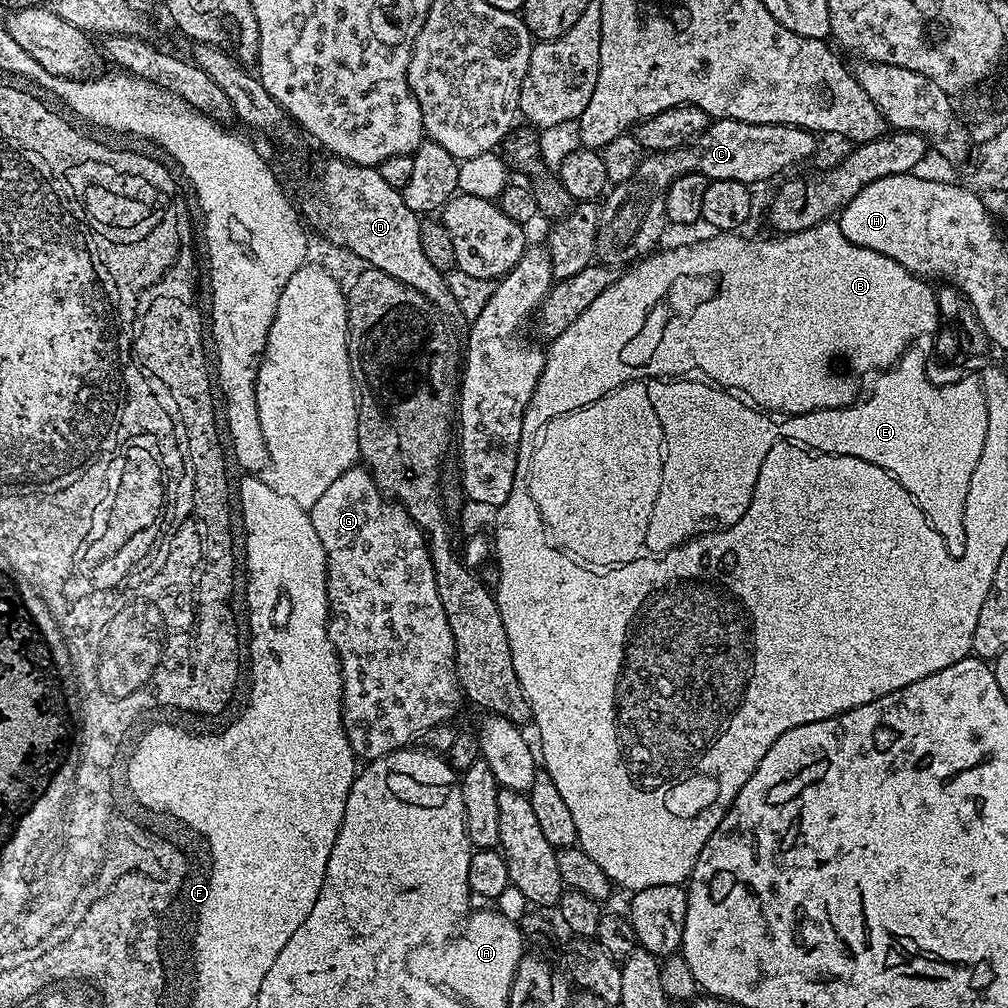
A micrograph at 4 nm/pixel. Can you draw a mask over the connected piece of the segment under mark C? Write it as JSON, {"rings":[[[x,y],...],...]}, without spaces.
{"rings":[[[713,119],[697,140],[685,144],[683,148],[645,155],[638,170],[634,170],[626,182],[611,185],[599,205],[595,259],[609,266],[628,266],[649,255],[659,245],[656,243],[666,229],[666,194],[673,182],[682,178],[682,174],[701,172],[709,182],[733,180],[756,186],[759,180],[768,180],[786,171],[791,164],[806,159],[815,150],[816,140],[817,137],[805,128],[789,124],[751,124],[741,120]]]}

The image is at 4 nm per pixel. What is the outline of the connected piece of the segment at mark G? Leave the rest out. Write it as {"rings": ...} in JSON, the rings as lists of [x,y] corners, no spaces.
{"rings":[[[354,466],[343,472],[330,484],[326,494],[322,494],[322,498],[318,498],[318,502],[314,502],[310,515],[314,534],[318,534],[318,539],[322,542],[322,550],[326,554],[328,563],[328,637],[332,645],[336,647],[336,653],[340,659],[340,673],[344,683],[342,705],[344,729],[357,757],[361,761],[371,762],[379,756],[389,756],[392,752],[407,749],[415,741],[412,740],[415,736],[420,736],[423,732],[438,727],[443,720],[448,720],[455,714],[456,707],[459,706],[460,700],[462,701],[462,693],[460,683],[456,681],[454,634],[450,634],[450,622],[446,622],[446,610],[442,606],[442,598],[438,594],[436,575],[424,531],[410,518],[410,514],[402,505],[385,497],[367,467]]]}

